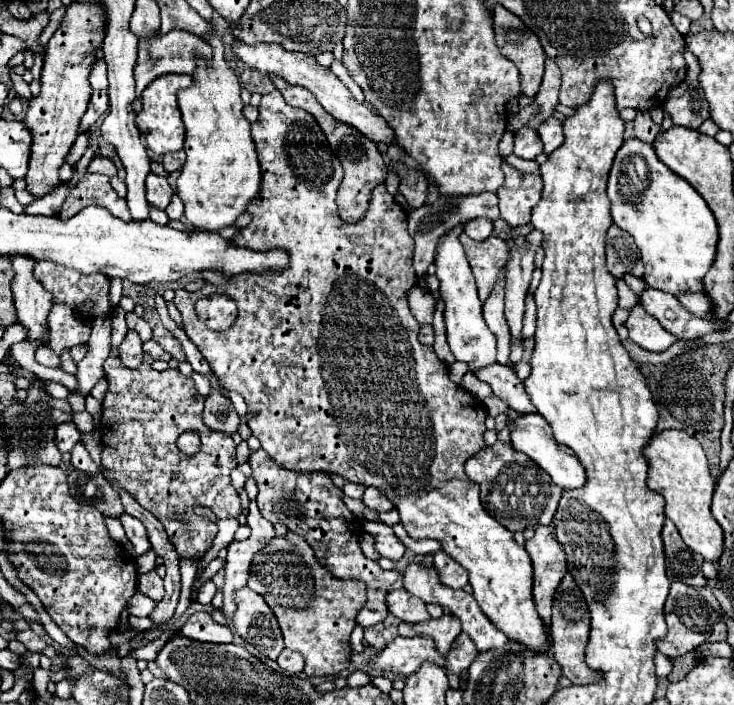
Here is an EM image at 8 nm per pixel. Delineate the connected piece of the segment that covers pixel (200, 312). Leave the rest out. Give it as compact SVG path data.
M227 296L201 298L195 304L195 312L209 330L227 330L237 318L237 306Z

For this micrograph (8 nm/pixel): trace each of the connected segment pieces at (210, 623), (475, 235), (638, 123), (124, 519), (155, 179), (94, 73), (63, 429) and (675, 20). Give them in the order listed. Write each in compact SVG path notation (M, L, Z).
M207 612L191 614L183 624L181 634L201 642L233 642L233 632L229 630L229 626L217 624Z
M475 218L465 224L465 234L473 240L485 240L491 236L491 232L493 232L493 222L485 218Z
M637 112L637 118L635 118L635 136L639 138L639 140L645 140L645 142L653 142L655 140L655 136L661 132L661 126L657 126L653 120L651 120L651 116L649 116L649 112Z
M123 512L117 520L123 524L123 528L125 528L125 532L127 532L127 538L129 538L129 540L133 542L133 546L135 546L133 556L141 556L145 550L149 550L149 538L147 538L145 526L143 526L137 518L133 518L133 516L129 516L127 512Z
M149 172L149 176L147 176L147 200L149 200L149 204L153 204L157 208L167 208L171 194L173 194L173 188L167 184L167 178L159 176L155 172Z
M97 60L95 62L95 66L91 70L91 76L89 76L89 82L91 82L93 90L107 88L107 66L105 66L105 60Z
M63 422L57 426L57 432L55 432L55 440L57 440L57 446L61 452L71 452L71 448L79 442L79 428L73 424L73 422Z
M673 11L670 14L670 18L673 26L675 26L682 35L689 33L691 21L686 16Z

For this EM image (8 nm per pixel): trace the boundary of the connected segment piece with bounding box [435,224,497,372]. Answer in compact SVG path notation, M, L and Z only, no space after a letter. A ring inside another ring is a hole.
M455 226L439 238L439 246L435 252L435 268L437 268L437 278L441 280L439 294L445 302L445 326L447 326L447 342L453 352L453 356L459 362L465 362L469 370L477 372L485 366L495 364L495 354L497 354L497 340L495 334L487 328L485 318L483 318L483 302L477 296L477 284L475 276L471 272L471 266L465 258L465 250L459 242L459 234L463 232L463 226Z

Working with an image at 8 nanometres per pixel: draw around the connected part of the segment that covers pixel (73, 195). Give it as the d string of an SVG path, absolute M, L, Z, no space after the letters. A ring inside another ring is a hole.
M87 172L79 180L79 184L67 194L67 198L65 198L58 216L60 218L69 218L75 212L79 212L81 208L89 206L89 204L103 206L109 212L115 212L115 216L125 220L125 222L131 220L127 202L125 202L125 198L119 198L117 192L111 188L109 176Z

